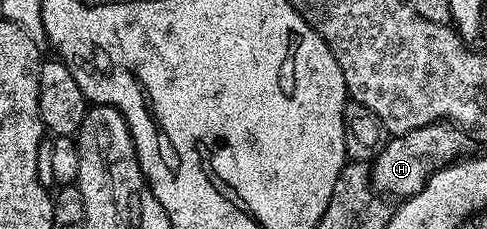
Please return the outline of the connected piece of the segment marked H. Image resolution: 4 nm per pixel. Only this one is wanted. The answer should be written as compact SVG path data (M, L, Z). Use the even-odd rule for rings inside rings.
M439 121L424 125L420 129L412 129L403 135L387 138L386 148L372 161L370 185L383 197L405 201L415 195L440 168L469 156L469 137L471 138L459 124Z

